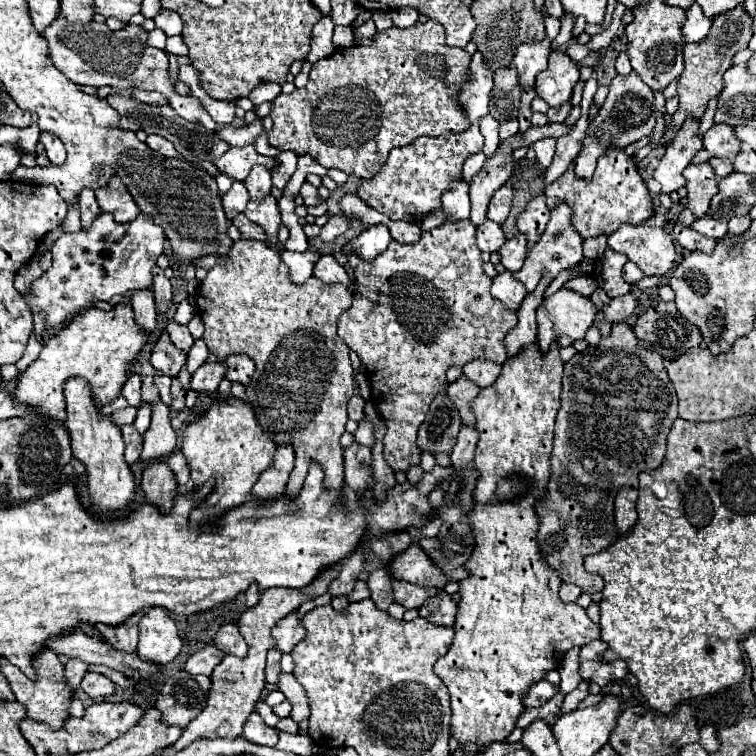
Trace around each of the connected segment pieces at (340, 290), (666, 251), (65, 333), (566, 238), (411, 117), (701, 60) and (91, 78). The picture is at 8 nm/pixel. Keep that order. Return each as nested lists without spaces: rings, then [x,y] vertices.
[[[234,240],[226,260],[220,260],[208,272],[196,292],[196,308],[206,328],[204,342],[210,352],[218,358],[218,362],[232,354],[246,354],[256,362],[254,382],[248,386],[248,400],[256,412],[258,424],[278,446],[294,444],[296,466],[286,486],[286,494],[290,498],[294,498],[302,488],[312,462],[318,462],[324,468],[326,488],[336,490],[344,486],[344,450],[340,446],[340,436],[348,422],[346,406],[354,394],[354,370],[350,364],[350,350],[336,334],[336,324],[340,314],[350,306],[352,296],[342,284],[324,284],[314,276],[304,284],[294,284],[288,278],[288,266],[280,260],[280,254],[256,240]]]
[[[622,224],[608,236],[608,246],[628,256],[644,276],[666,276],[676,266],[676,246],[664,228]]]
[[[120,302],[108,312],[98,310],[96,306],[86,308],[86,312],[74,316],[66,328],[62,328],[42,346],[38,360],[34,360],[22,372],[14,390],[14,400],[18,404],[34,406],[44,416],[65,420],[67,414],[62,384],[72,376],[82,376],[90,382],[94,402],[98,408],[102,408],[120,394],[130,370],[128,366],[136,360],[146,340],[148,334],[142,326],[136,324],[130,304]]]
[[[562,202],[552,210],[550,222],[548,222],[548,226],[546,226],[540,242],[530,250],[530,254],[528,254],[522,270],[512,274],[518,282],[522,282],[522,284],[526,286],[528,292],[532,292],[532,290],[538,286],[538,280],[540,280],[542,270],[548,270],[550,276],[556,278],[560,270],[572,268],[572,266],[576,266],[576,264],[582,262],[582,258],[584,258],[584,256],[582,256],[582,238],[580,238],[578,232],[572,228],[572,224],[570,224],[570,214],[572,214],[572,210],[570,210],[566,204],[562,204]]]
[[[428,20],[408,28],[392,26],[376,32],[368,46],[340,48],[330,58],[318,60],[312,64],[310,80],[304,88],[296,88],[292,94],[282,92],[272,100],[270,116],[274,126],[268,132],[268,144],[278,150],[292,150],[298,156],[310,154],[324,168],[338,168],[360,180],[368,180],[380,170],[394,146],[412,144],[424,134],[464,132],[470,122],[458,104],[458,92],[470,80],[472,56],[462,48],[448,48],[444,40],[444,28],[436,20]]]
[[[740,4],[738,8],[724,12],[722,16],[716,16],[712,20],[712,28],[708,32],[708,36],[702,42],[696,44],[686,44],[684,48],[684,72],[678,76],[678,98],[680,98],[680,106],[678,112],[672,116],[672,124],[666,126],[664,136],[668,138],[668,142],[674,138],[674,134],[678,132],[678,128],[684,124],[684,120],[688,116],[702,116],[710,98],[716,98],[722,88],[724,88],[724,72],[732,66],[732,58],[738,50],[746,48],[750,38],[752,38],[752,16],[746,14],[744,6]]]
[[[56,16],[54,24],[46,28],[42,34],[48,42],[48,56],[58,66],[58,70],[74,80],[76,84],[92,84],[92,86],[114,86],[122,90],[142,88],[156,90],[164,94],[168,100],[178,98],[174,92],[174,82],[170,80],[168,56],[164,50],[150,48],[146,44],[146,30],[140,26],[126,26],[124,30],[112,32],[108,28],[86,30],[86,26],[68,24],[62,16]]]

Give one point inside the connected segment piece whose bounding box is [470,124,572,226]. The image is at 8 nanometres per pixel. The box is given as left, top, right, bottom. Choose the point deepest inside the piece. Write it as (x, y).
(497, 169)

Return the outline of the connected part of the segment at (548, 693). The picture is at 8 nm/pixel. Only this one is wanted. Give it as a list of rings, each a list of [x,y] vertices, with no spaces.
[[[548,680],[536,682],[534,686],[530,686],[528,696],[524,698],[524,704],[526,704],[526,706],[542,706],[542,704],[548,702],[556,692],[558,692],[558,688],[556,688],[554,684],[550,684]]]

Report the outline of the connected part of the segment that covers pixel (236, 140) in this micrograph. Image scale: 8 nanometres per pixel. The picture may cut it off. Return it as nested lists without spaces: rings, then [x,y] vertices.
[[[256,118],[254,124],[250,126],[242,126],[242,128],[234,128],[234,126],[224,126],[224,128],[218,128],[216,134],[230,146],[248,146],[248,144],[254,144],[254,138],[262,132],[262,120]]]

